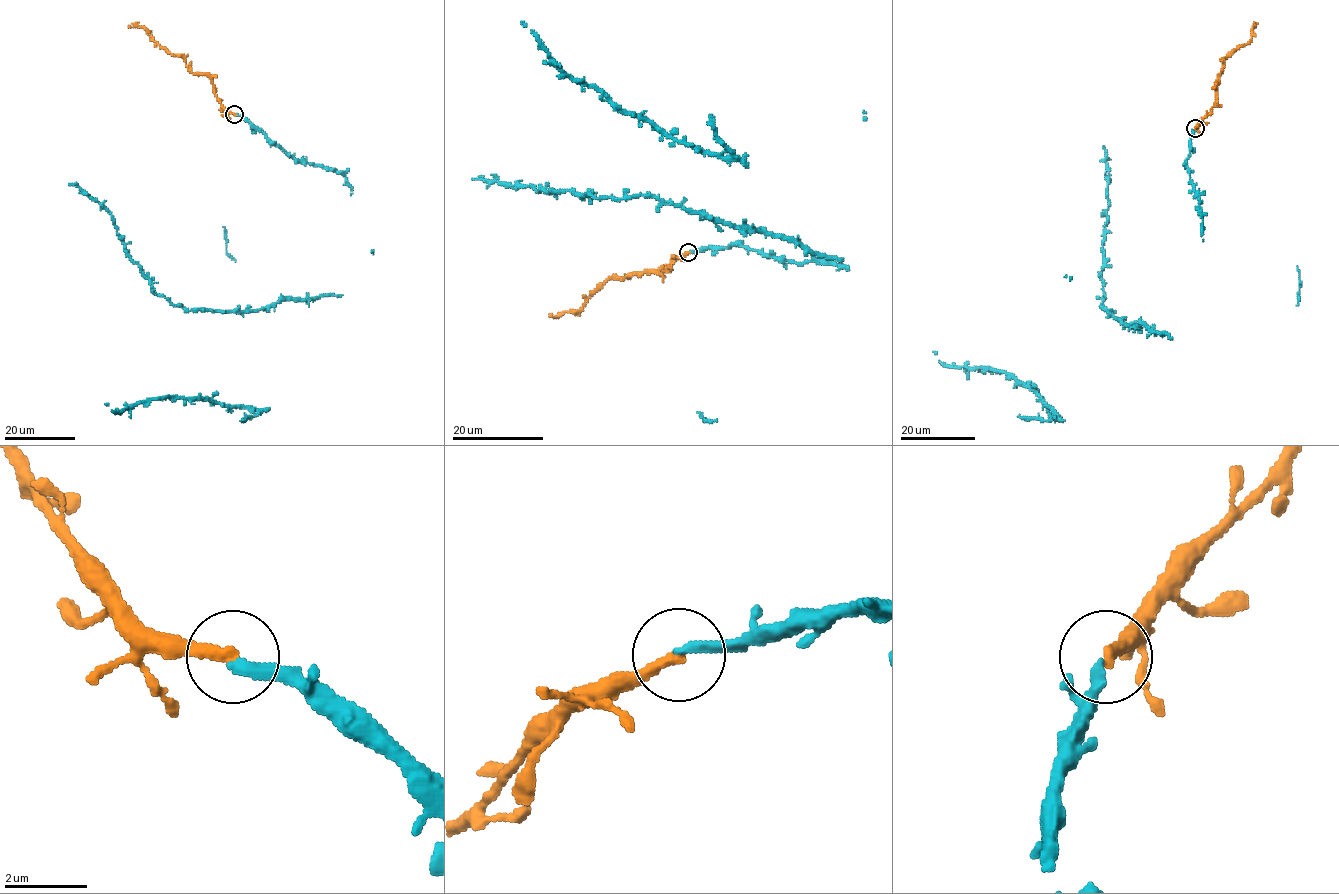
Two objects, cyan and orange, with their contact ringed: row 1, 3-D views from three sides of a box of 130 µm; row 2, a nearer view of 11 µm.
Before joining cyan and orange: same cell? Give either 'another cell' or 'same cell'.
same cell

